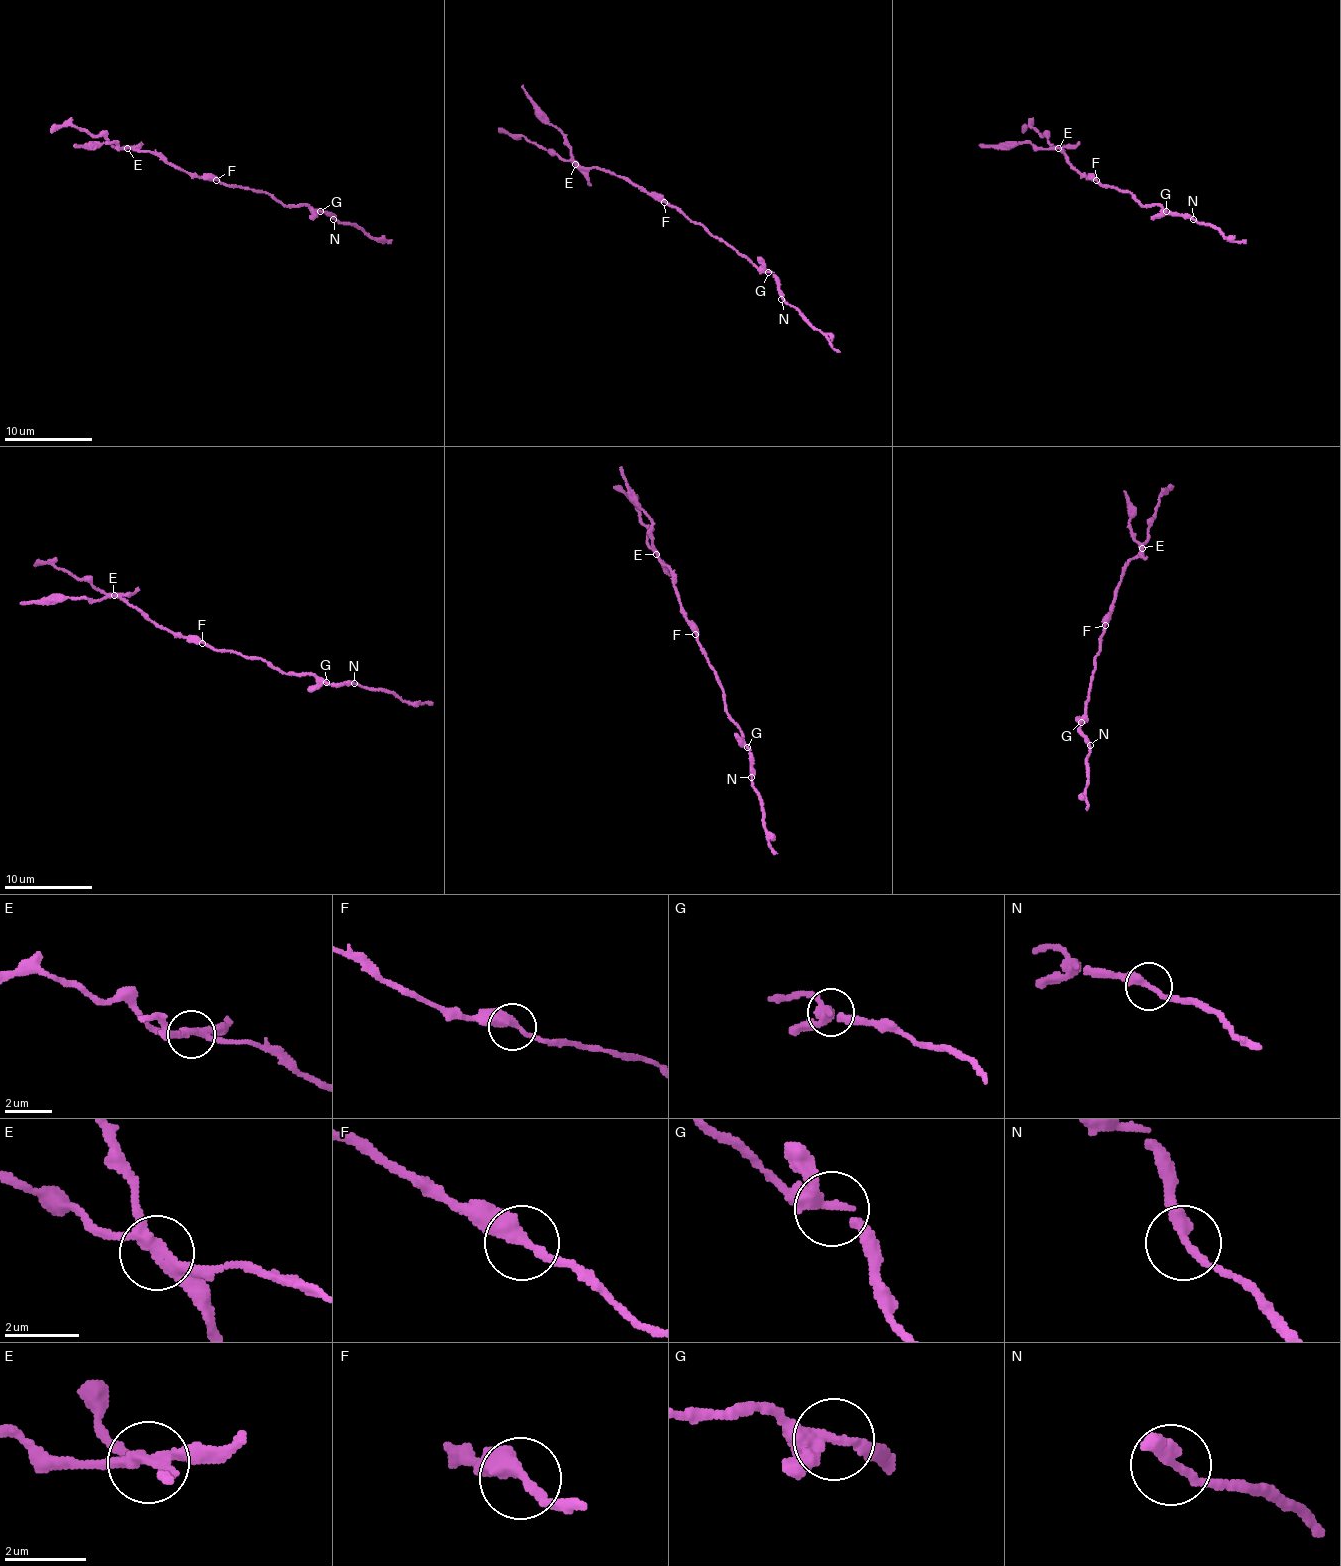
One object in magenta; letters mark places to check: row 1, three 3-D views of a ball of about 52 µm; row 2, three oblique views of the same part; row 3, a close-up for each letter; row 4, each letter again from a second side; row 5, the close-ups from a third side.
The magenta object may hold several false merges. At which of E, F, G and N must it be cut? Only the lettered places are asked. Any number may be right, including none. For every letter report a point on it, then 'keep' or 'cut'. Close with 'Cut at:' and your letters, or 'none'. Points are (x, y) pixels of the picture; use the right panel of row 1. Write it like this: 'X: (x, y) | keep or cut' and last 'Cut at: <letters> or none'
E: (1058, 148) | cut
F: (1096, 180) | keep
G: (1166, 211) | keep
N: (1193, 219) | keep
Cut at: E

